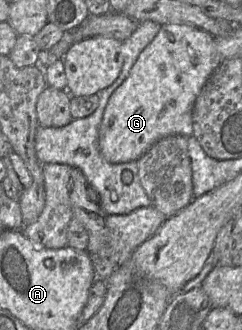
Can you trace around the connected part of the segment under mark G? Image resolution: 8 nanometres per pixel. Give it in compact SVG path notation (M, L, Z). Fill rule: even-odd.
M165 24L142 50L128 77L112 93L99 127L99 150L109 163L137 161L154 143L170 135L190 137L193 134L192 111L203 86L222 62L216 38L187 24Z

